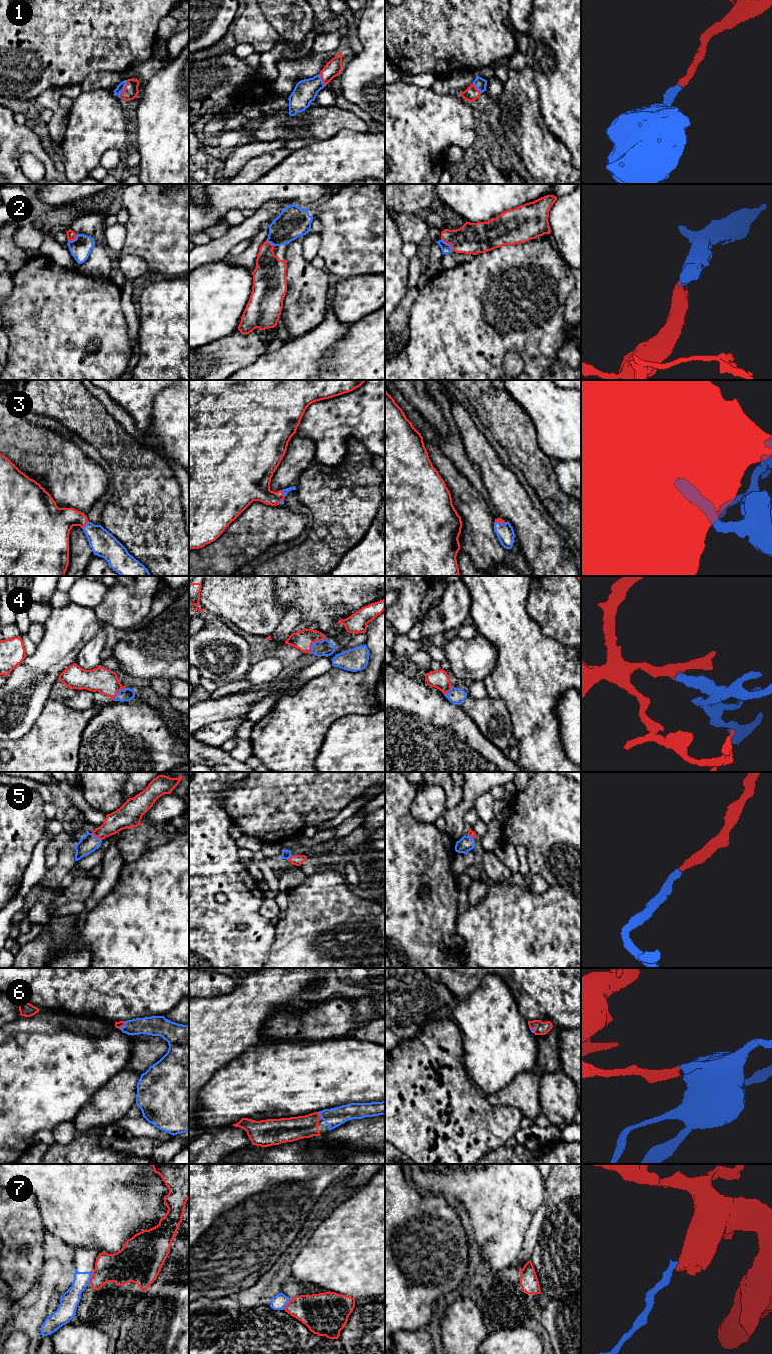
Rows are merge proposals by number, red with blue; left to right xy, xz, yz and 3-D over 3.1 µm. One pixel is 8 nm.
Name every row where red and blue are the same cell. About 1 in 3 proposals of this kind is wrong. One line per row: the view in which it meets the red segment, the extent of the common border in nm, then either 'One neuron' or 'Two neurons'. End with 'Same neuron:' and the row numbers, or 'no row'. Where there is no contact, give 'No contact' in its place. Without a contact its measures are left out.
1: Touches red in xy. Shared border 160 nm. One neuron
2: Touches red in yz. Shared border 140 nm. One neuron
3: Touches red in xy. Shared border 80 nm. One neuron
4: Touches red in xz. Shared border 180 nm. One neuron
5: Touches red in xy. Shared border 110 nm. One neuron
6: Touches red in xy. Shared border 80 nm. One neuron
7: Touches red in xy. Shared border 100 nm. Two neurons
Same neuron: 1, 2, 3, 4, 5, 6

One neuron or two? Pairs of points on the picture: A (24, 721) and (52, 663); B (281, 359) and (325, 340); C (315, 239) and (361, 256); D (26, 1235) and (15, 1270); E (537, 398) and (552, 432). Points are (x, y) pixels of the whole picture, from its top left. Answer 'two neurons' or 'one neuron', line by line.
A: one neuron
B: one neuron
C: two neurons
D: one neuron
E: one neuron

